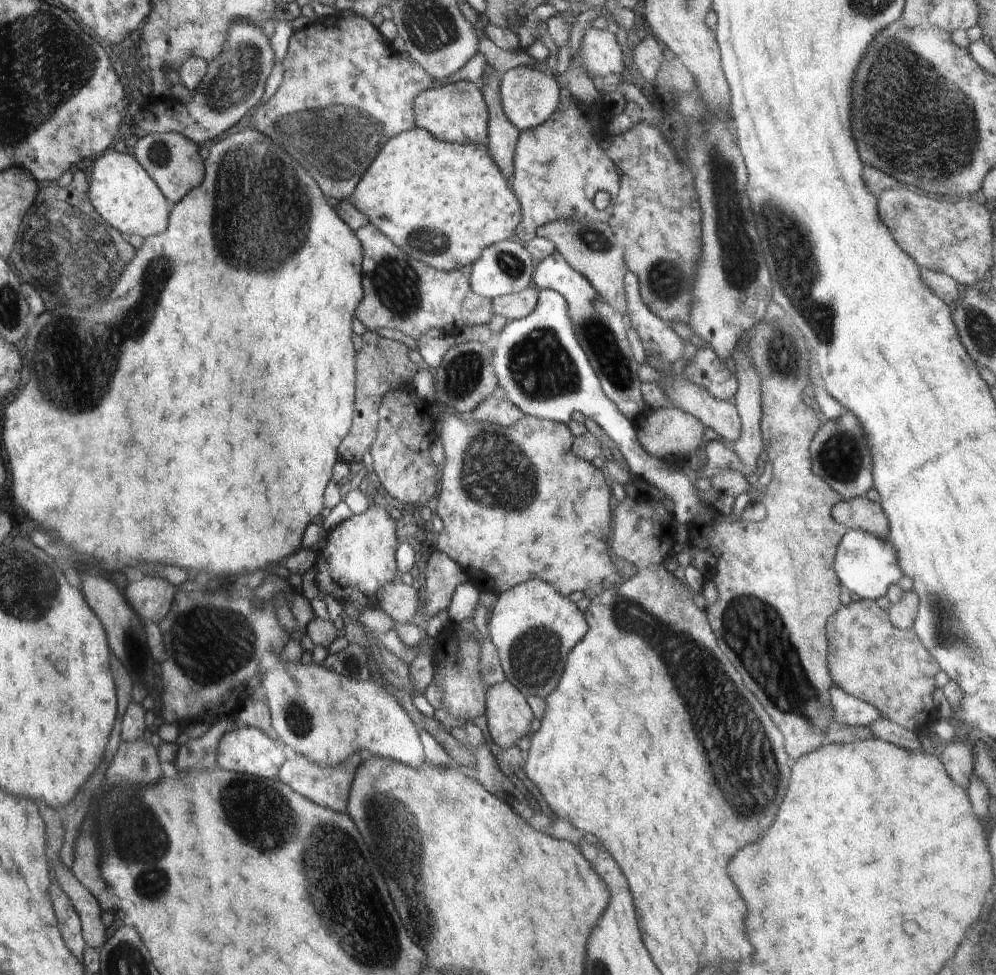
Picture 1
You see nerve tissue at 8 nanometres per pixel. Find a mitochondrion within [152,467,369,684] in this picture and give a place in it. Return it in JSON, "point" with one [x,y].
{"point":[352,665]}

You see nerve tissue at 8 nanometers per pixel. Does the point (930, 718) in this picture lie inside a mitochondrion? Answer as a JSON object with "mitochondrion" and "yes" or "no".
{"mitochondrion":"no"}

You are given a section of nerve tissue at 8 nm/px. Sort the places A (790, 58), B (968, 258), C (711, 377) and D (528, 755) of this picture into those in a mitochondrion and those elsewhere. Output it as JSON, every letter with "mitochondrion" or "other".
{"A":"other","B":"other","C":"other","D":"other"}

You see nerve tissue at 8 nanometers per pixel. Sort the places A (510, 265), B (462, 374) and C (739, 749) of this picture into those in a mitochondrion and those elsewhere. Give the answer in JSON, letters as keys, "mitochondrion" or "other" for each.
{"A":"mitochondrion","B":"mitochondrion","C":"mitochondrion"}

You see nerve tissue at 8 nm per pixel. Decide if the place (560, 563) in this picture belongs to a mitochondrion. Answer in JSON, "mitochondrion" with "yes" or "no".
{"mitochondrion":"no"}

